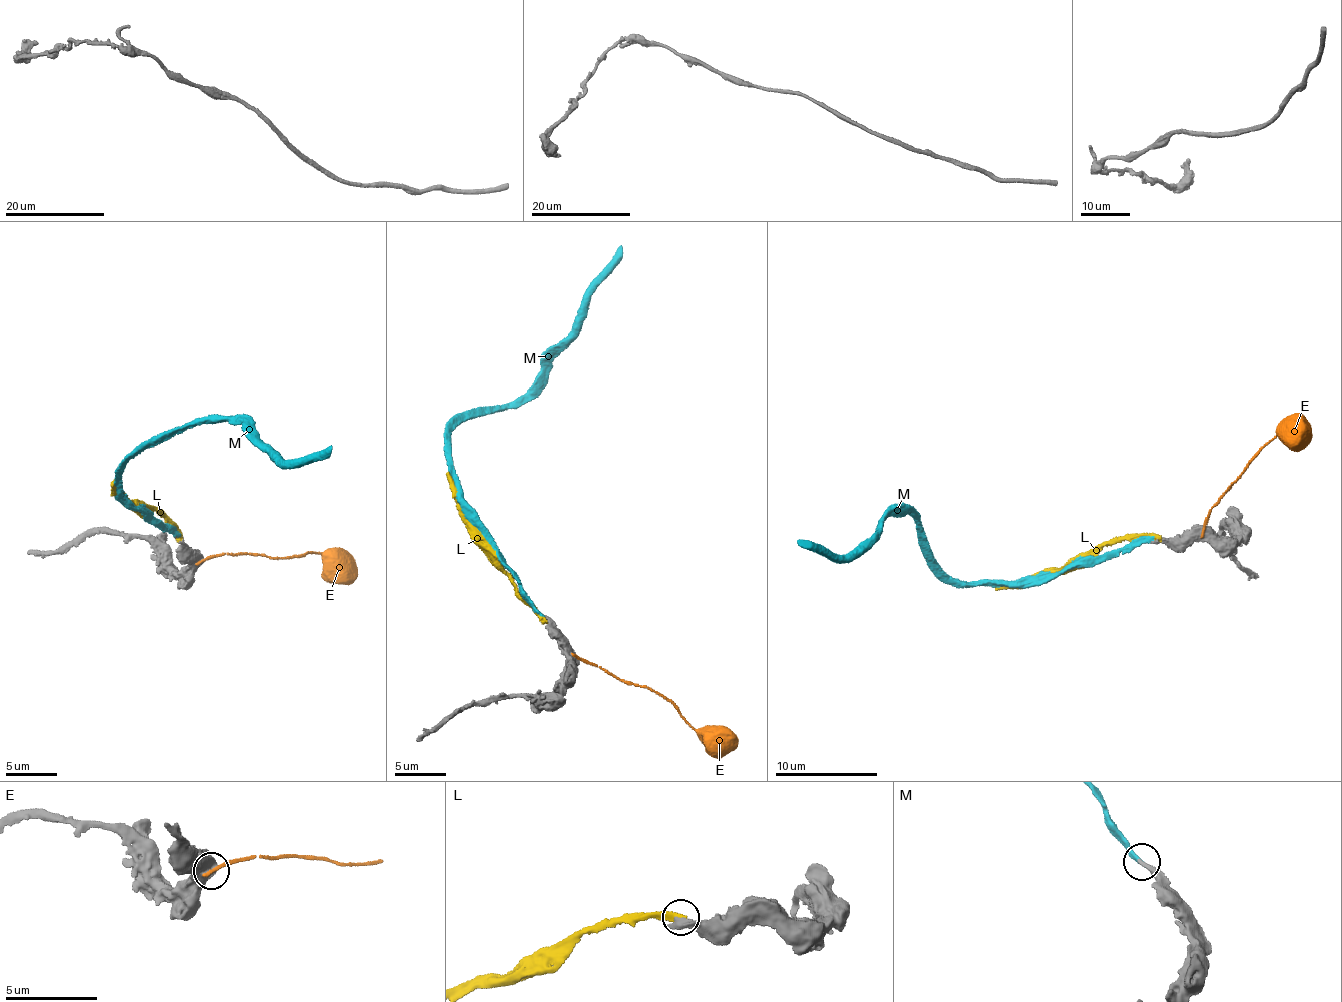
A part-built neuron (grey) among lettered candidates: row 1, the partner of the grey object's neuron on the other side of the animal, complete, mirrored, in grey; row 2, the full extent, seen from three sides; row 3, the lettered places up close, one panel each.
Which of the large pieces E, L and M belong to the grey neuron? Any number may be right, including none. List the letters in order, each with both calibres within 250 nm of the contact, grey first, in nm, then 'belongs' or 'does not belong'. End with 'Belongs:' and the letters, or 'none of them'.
E: 650/200 nm | does not belong
L: 440/360 nm | does not belong
M: 280/360 nm | belongs
Belongs: M

